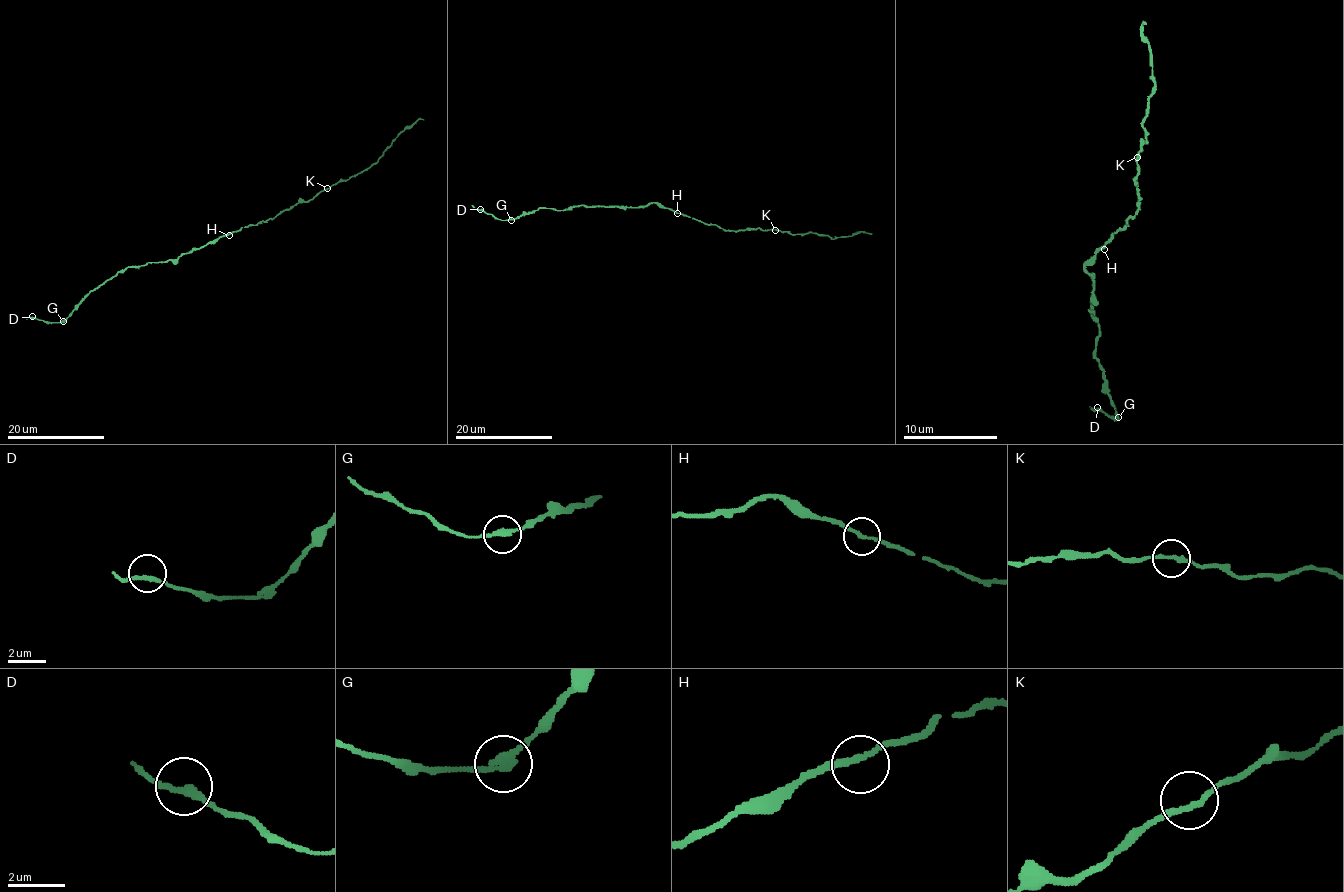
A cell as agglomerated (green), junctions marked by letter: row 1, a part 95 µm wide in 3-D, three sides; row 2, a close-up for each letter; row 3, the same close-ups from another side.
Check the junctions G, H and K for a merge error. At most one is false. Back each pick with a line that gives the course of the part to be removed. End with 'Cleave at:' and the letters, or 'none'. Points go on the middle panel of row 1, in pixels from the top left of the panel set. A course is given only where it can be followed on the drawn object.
G: foreign part runs (511, 220), (495, 219), (472, 205)
Cleave at: G

